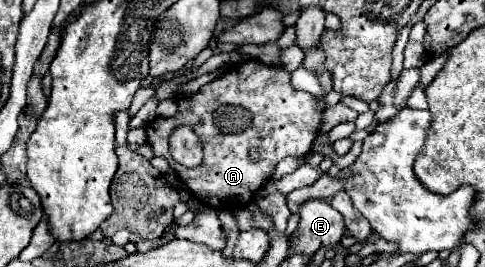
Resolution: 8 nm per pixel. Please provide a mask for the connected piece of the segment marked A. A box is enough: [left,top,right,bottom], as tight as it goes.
[146,59,322,211]

